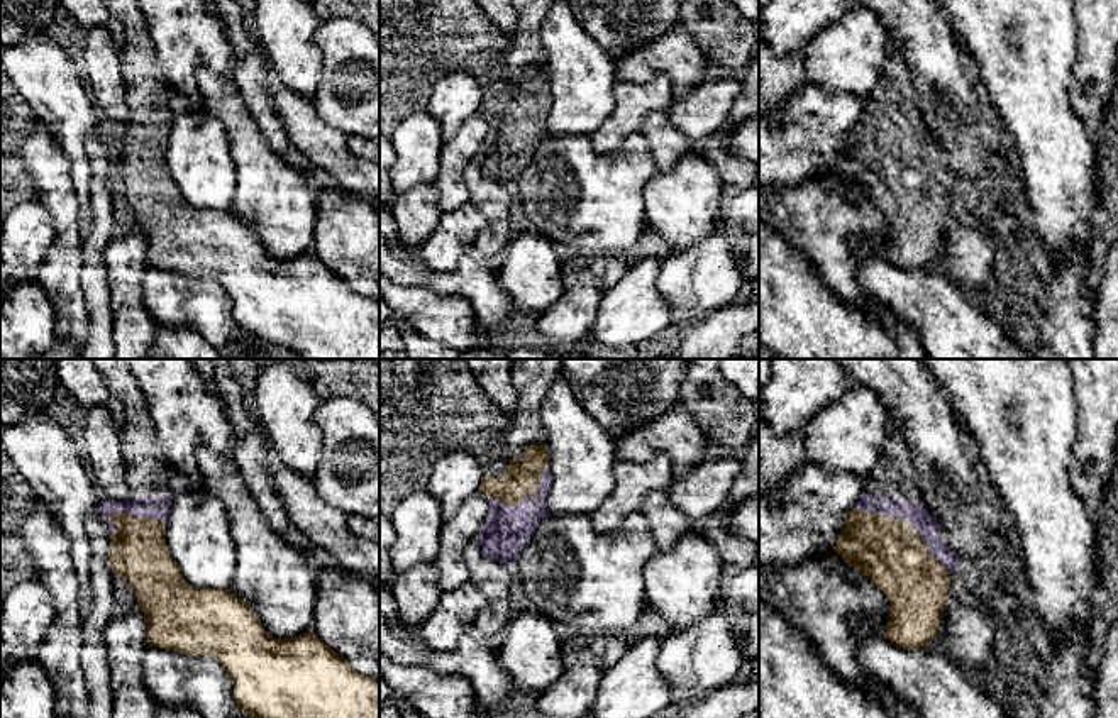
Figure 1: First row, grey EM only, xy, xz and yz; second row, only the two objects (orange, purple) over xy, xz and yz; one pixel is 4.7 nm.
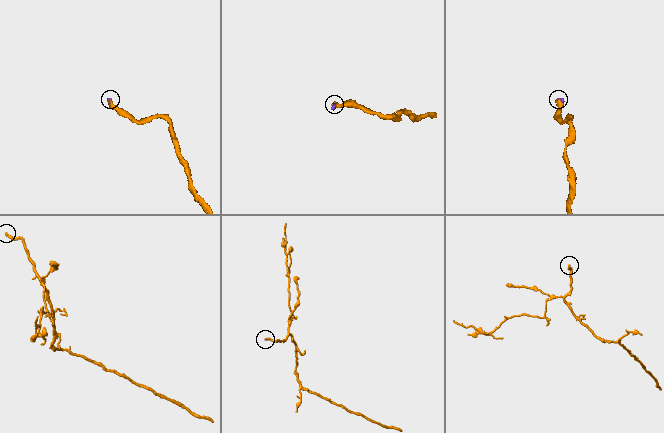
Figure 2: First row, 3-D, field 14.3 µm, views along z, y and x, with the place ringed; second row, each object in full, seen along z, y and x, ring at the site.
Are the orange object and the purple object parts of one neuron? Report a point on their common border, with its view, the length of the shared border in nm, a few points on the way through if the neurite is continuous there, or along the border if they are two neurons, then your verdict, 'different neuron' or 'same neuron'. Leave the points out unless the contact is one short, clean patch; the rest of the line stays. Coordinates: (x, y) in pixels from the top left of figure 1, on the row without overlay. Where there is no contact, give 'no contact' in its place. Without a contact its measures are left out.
meets orange in yz at (908, 144); contact 550 nm long; same neuron

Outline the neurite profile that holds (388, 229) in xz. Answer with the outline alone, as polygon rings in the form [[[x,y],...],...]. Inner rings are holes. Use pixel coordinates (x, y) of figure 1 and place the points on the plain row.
[[[379,202],[379,235],[386,239],[390,252],[401,261],[415,261],[417,249],[403,246],[398,237],[398,227],[390,208]]]

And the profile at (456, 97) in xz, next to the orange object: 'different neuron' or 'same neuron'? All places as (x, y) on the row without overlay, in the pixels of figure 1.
different neuron

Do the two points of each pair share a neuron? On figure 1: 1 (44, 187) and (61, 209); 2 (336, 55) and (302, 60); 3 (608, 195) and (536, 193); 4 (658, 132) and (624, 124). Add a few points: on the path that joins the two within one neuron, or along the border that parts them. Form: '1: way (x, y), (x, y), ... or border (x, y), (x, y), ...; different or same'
1: way (49, 192), (61, 204); same
2: border (324, 19), (314, 34), (317, 49); different
3: way (590, 195), (554, 193); same
4: border (664, 110), (649, 114), (639, 129); different

